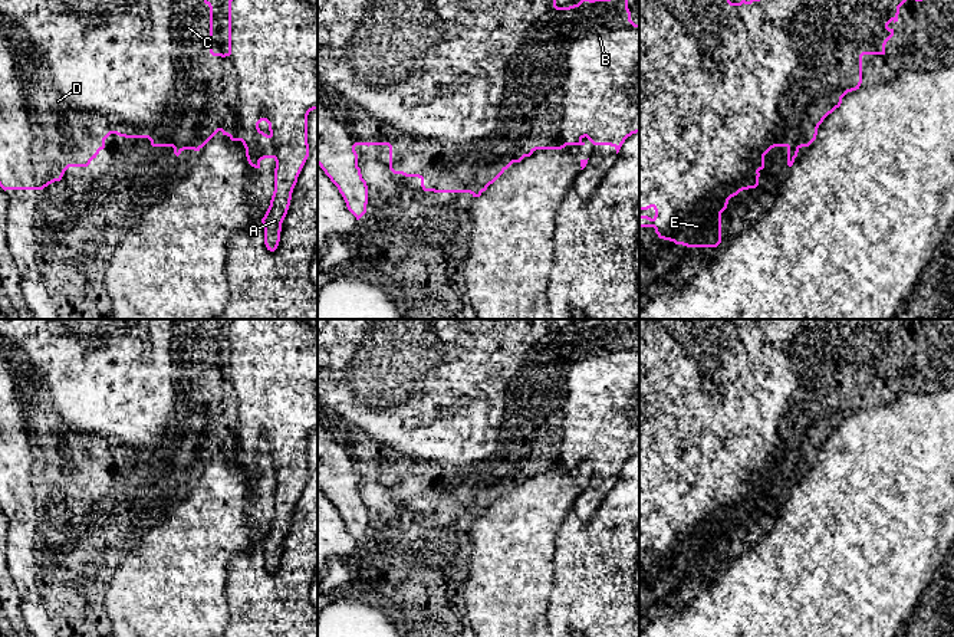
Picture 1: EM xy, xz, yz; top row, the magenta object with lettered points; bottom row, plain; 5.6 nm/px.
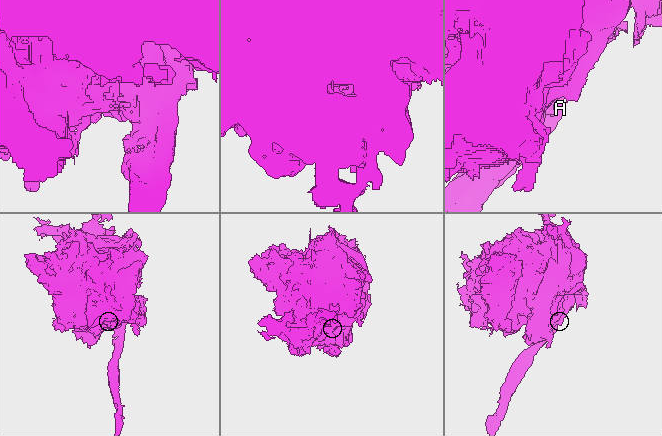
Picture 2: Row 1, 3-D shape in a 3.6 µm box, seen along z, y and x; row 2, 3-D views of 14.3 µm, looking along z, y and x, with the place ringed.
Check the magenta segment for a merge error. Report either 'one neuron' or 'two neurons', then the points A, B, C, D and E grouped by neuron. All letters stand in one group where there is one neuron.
two neurons; A B / C D E

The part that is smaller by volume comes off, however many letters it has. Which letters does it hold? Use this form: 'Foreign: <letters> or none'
Foreign: A, B

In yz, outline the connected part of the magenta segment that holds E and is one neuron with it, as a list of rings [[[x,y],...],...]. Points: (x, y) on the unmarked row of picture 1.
[[[639,319],[639,532],[654,531],[655,538],[639,538],[639,549],[654,549],[659,561],[674,564],[687,569],[717,569],[721,565],[721,535],[727,531],[728,522],[737,518],[743,502],[753,486],[764,482],[770,470],[770,454],[776,452],[777,436],[782,427],[787,429],[787,487],[792,489],[802,469],[809,469],[818,457],[818,450],[823,441],[840,429],[842,420],[859,411],[862,405],[862,378],[885,377],[885,367],[894,358],[889,351],[891,344],[898,344],[899,329],[908,322],[922,324],[932,319],[750,319],[749,324],[731,325],[728,319]]]

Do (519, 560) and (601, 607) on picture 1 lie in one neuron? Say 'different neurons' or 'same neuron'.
different neurons

